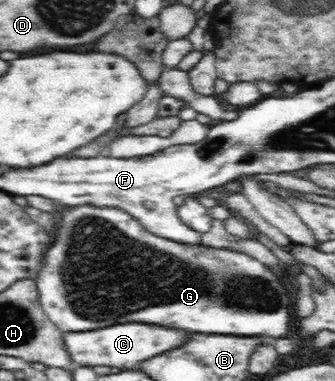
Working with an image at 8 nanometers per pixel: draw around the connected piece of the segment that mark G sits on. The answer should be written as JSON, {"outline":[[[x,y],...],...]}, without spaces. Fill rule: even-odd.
{"outline":[[[79,204],[71,211],[61,215],[61,227],[57,231],[57,241],[46,249],[45,267],[42,267],[34,279],[38,298],[45,315],[65,333],[79,333],[89,330],[100,330],[120,323],[149,323],[161,324],[169,328],[183,328],[184,331],[201,332],[203,334],[231,334],[241,337],[267,335],[267,337],[285,337],[291,331],[291,317],[289,317],[289,299],[285,289],[279,285],[277,277],[271,275],[271,268],[247,254],[225,248],[214,248],[199,244],[186,245],[159,237],[147,231],[134,217],[120,208],[93,207],[92,204]]]}

